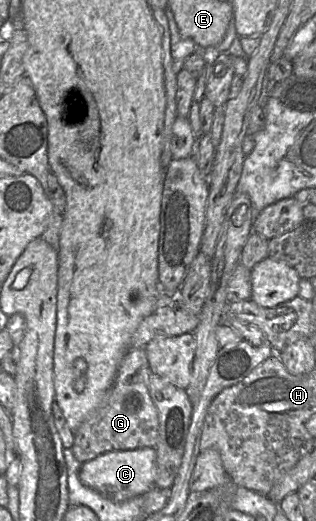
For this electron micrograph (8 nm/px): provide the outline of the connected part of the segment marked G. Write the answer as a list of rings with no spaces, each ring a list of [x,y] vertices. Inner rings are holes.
[[[144,348],[127,351],[119,364],[114,383],[102,403],[73,432],[74,443],[71,449],[79,462],[90,461],[109,451],[156,446],[159,417],[147,386],[150,371]]]

